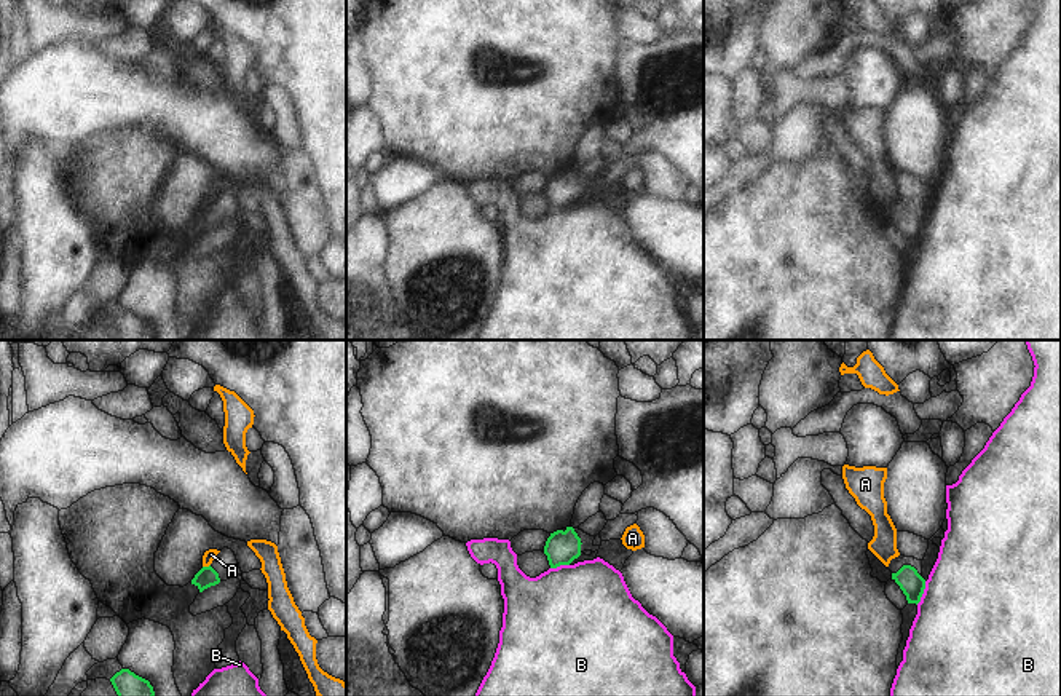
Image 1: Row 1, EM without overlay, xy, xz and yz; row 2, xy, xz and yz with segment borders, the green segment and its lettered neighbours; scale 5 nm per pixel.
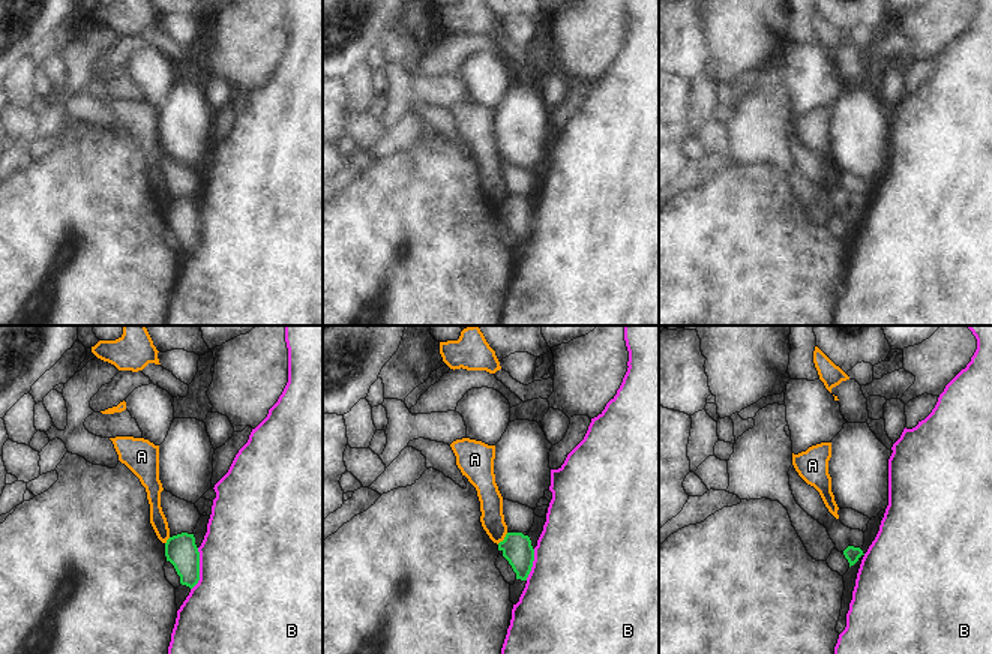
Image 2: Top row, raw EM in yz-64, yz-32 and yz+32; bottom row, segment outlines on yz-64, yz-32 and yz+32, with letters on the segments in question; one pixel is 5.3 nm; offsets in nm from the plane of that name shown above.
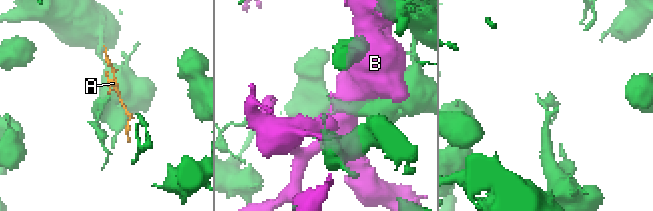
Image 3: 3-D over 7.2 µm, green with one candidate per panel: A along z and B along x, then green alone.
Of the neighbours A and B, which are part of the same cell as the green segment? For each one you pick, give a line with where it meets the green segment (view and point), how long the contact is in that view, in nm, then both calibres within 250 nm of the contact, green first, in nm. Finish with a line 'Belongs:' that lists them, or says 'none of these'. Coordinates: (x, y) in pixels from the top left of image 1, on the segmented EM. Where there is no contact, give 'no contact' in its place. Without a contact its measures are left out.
Belongs: none of these

